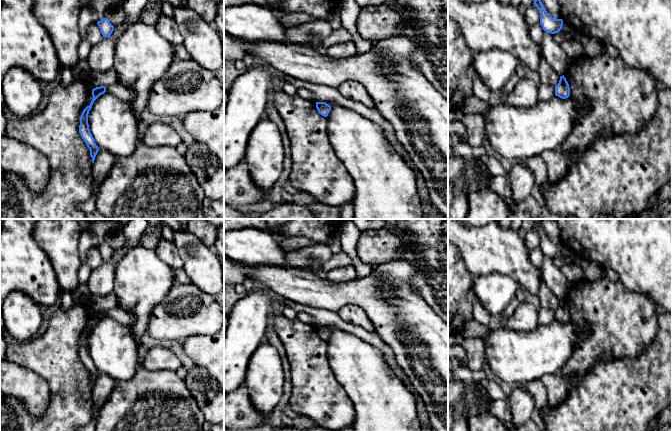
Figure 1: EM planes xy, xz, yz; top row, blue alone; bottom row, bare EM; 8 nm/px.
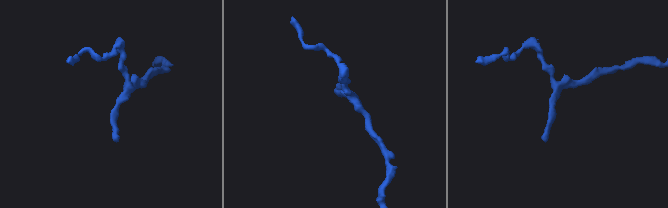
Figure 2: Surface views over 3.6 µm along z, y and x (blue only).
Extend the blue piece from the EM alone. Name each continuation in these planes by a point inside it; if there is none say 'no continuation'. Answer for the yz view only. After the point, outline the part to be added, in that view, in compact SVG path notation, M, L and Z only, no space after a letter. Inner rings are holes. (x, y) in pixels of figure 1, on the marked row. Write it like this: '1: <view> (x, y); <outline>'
no continuation

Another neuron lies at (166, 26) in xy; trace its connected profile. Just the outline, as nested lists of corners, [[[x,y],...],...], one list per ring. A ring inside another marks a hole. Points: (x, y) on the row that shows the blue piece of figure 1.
[[[161,14],[155,25],[155,29],[173,46],[183,43],[183,38],[173,17]]]

